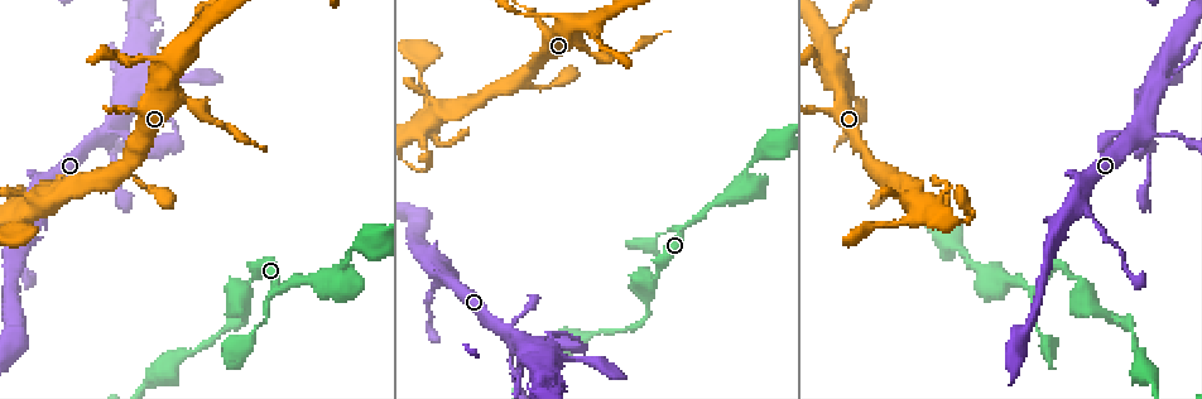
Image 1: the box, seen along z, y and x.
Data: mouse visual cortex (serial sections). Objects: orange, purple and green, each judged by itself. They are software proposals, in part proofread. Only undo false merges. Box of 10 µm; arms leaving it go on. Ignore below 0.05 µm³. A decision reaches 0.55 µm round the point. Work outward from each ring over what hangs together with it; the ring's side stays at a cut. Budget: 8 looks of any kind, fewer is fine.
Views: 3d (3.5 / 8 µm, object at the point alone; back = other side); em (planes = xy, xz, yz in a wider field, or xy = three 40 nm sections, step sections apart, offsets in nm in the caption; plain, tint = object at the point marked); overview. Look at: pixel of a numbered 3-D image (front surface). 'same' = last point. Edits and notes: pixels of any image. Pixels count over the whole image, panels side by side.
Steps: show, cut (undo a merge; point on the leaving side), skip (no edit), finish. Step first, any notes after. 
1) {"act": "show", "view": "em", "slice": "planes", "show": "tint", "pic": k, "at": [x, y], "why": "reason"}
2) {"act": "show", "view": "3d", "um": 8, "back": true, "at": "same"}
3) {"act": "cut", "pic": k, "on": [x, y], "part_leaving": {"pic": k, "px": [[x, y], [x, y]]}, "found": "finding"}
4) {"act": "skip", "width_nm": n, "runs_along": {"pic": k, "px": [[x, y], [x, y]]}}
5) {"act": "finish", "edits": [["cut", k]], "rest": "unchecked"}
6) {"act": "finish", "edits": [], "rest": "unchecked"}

{"act": "show", "view": "3d", "um": 8, "back": true, "pic": 1, "at": [1131, 134], "why": "looks like a crossing"}

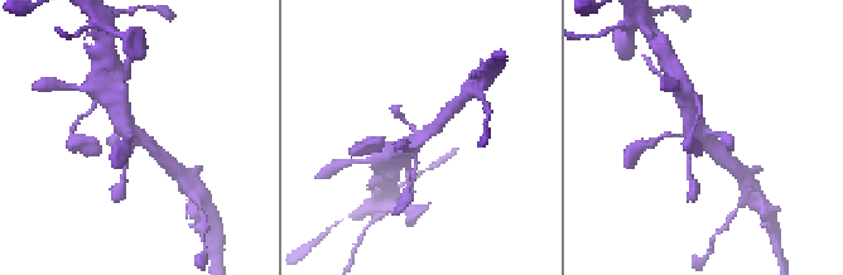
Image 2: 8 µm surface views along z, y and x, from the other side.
{"act": "show", "view": "em", "slice": "xy", "step": 1, "show": "tint", "at": "same", "why": "shape alone is not enough"}

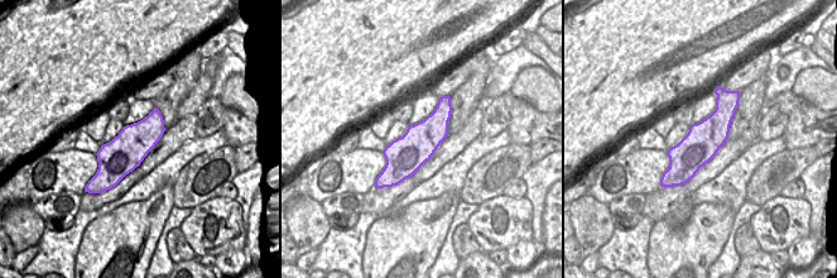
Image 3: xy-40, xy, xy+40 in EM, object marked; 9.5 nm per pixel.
{"act": "skip", "width_nm": 360, "runs_along": {"pic": 3, "px": [[734, 94], [715, 129], [672, 182]]}, "found": "all the same cell"}

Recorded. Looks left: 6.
{"act": "show", "view": "3d", "um": 3.5, "pic": 1, "at": [435, 272], "why": "three-way junction"}

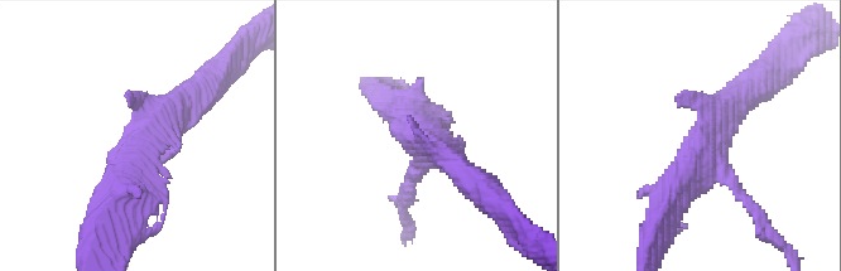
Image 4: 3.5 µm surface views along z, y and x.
{"act": "show", "view": "em", "slice": "xy", "step": 1, "show": "tint", "pic": 4, "at": [697, 148], "why": "need the tissue"}

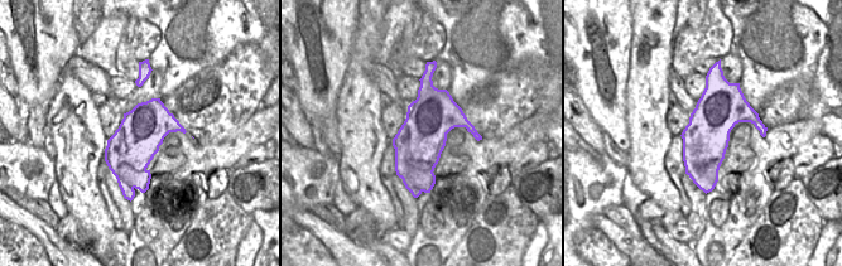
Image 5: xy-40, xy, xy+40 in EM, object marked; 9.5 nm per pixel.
{"act": "skip", "runs_along": {"pic": 4, "px": [[740, 98], [705, 130], [663, 222]]}, "found": "continuous, no second cell"}

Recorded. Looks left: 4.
{"act": "show", "view": "3d", "um": 3.5, "pic": 1, "at": [260, 325], "why": "a narrow waist"}

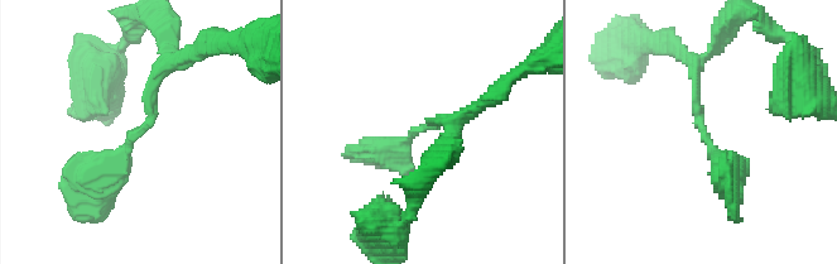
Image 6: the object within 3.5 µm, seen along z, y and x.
{"act": "skip", "runs_along": {"pic": 6, "px": [[173, 57], [149, 96], [149, 119], [95, 196]]}, "found": "all the same cell"}

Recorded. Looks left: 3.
{"act": "finish", "edits": [], "rest": "unchecked"}

